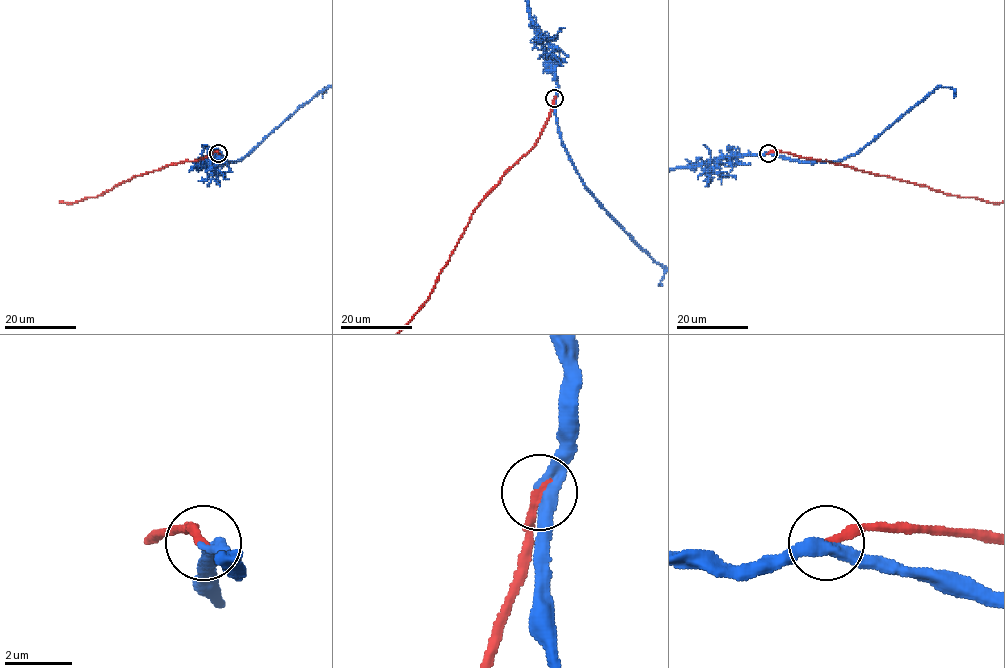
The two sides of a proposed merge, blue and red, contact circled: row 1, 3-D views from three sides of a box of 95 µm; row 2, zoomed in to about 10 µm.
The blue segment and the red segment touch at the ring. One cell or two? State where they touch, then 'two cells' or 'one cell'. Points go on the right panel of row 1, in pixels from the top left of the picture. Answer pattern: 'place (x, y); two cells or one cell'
place (768, 153); one cell

